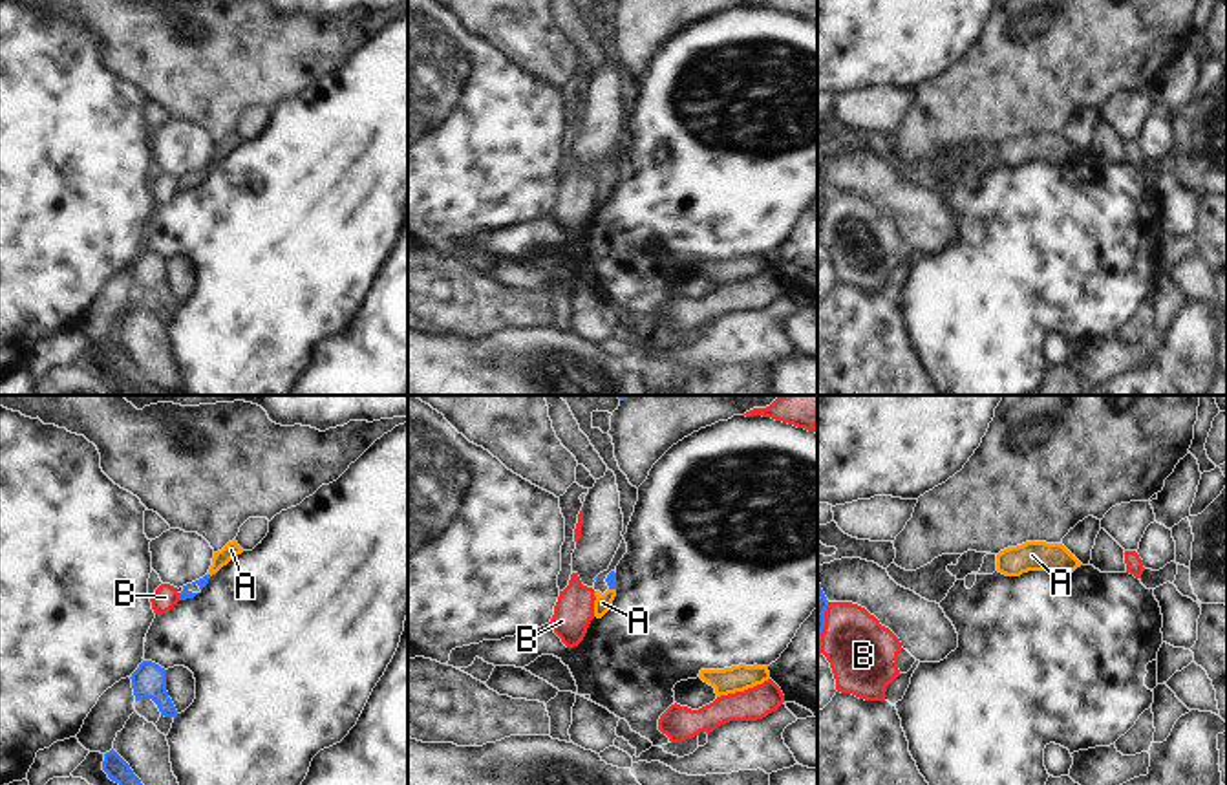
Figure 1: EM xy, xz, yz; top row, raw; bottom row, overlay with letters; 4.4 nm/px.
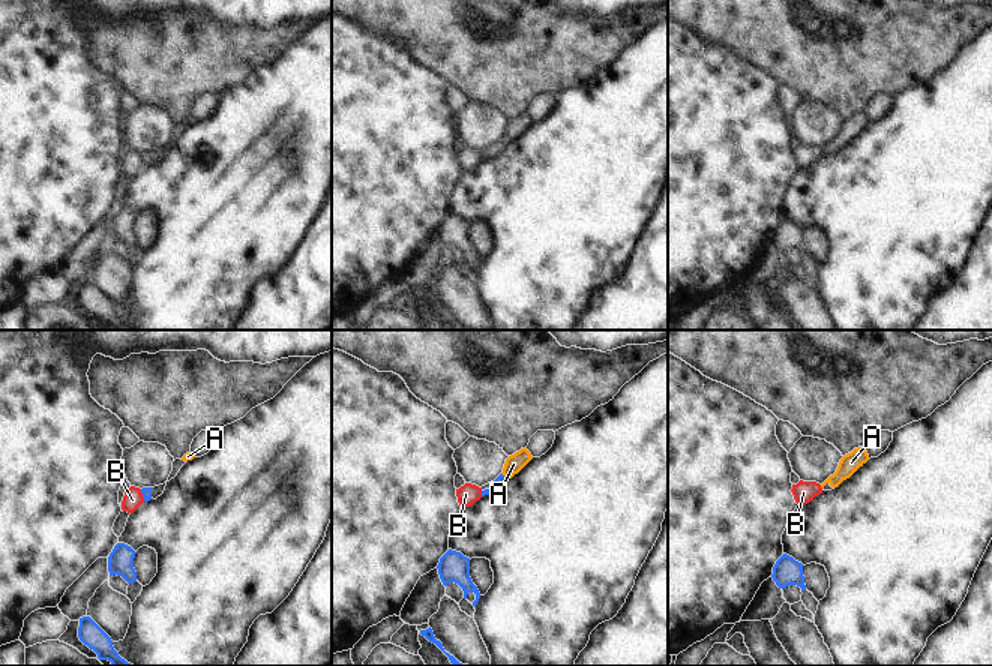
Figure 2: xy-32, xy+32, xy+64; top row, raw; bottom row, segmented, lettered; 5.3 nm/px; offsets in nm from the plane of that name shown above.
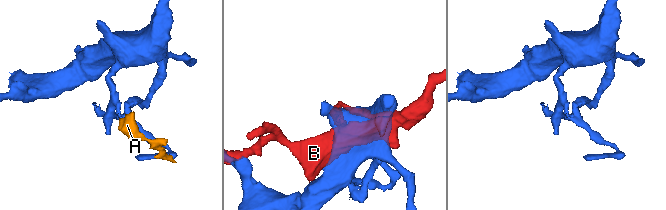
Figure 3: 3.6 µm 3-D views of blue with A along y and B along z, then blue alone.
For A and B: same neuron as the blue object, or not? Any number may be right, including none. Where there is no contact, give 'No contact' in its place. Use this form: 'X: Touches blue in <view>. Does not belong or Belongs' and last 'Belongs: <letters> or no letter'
A: Touches blue in xz. Belongs
B: Touches blue in yz. Does not belong
Belongs: A.

